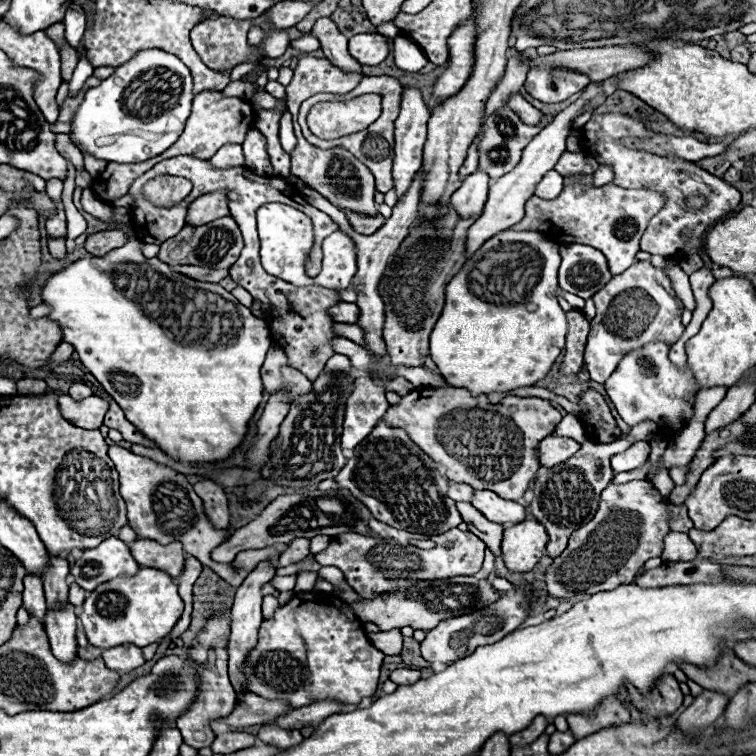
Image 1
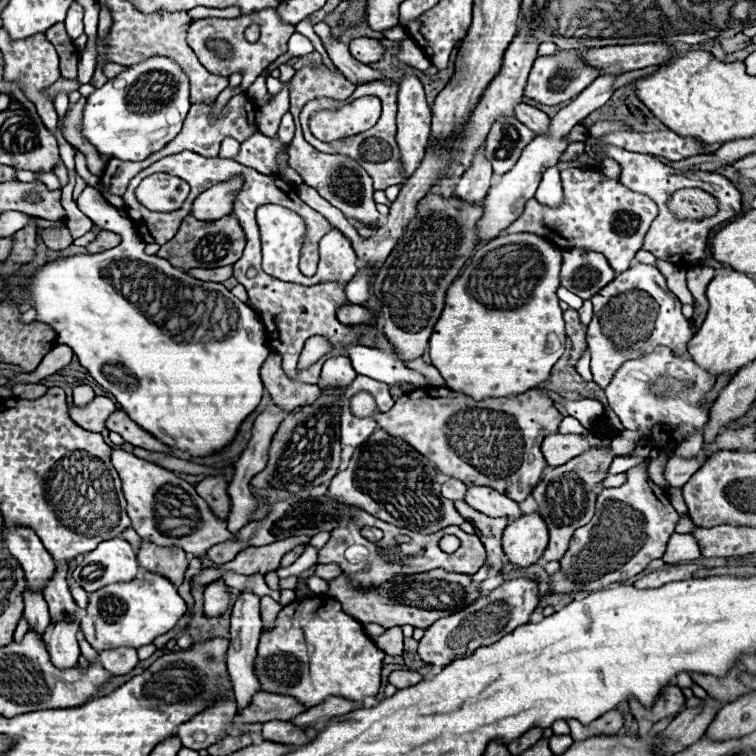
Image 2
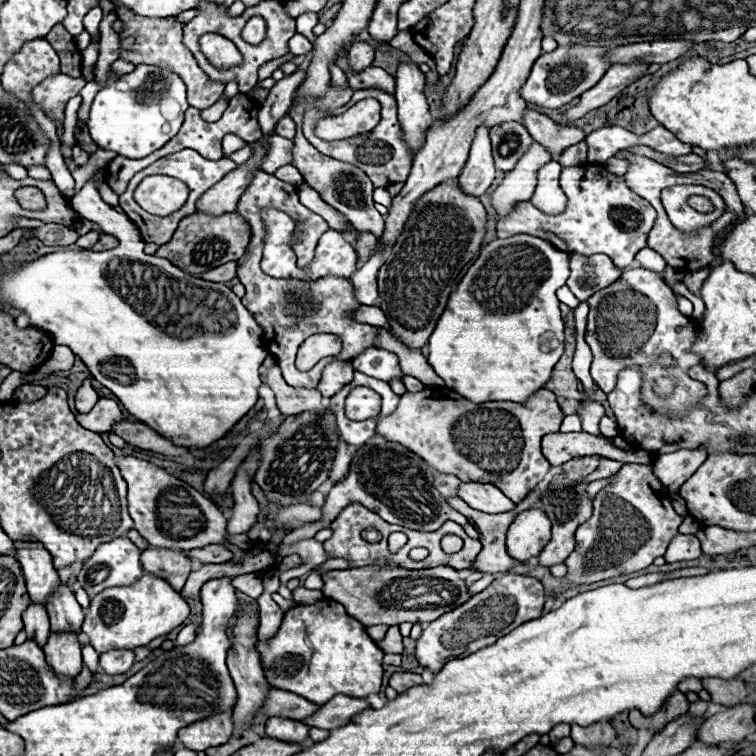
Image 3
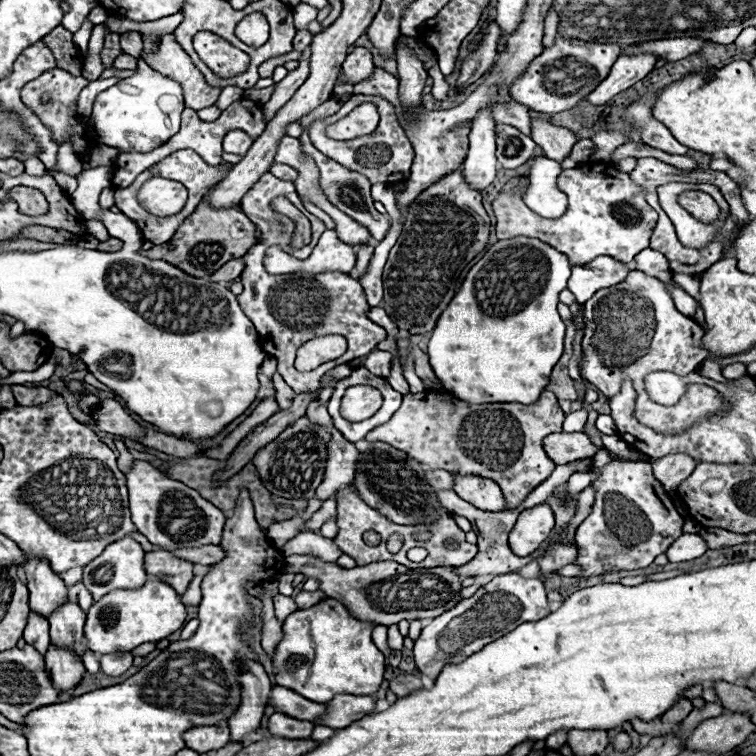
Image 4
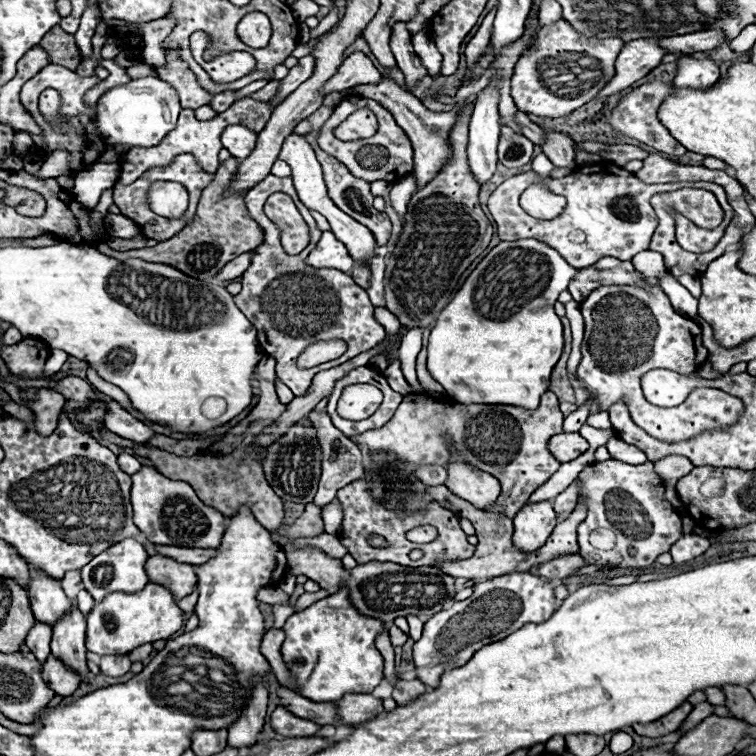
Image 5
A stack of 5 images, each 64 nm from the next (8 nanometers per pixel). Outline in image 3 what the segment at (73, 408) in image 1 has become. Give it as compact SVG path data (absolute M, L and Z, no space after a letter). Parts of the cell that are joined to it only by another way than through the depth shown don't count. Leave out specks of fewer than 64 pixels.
M98 398L96 406L88 414L76 414L76 420L92 432L110 432L112 424L116 424L122 418L122 410L118 404L110 398Z

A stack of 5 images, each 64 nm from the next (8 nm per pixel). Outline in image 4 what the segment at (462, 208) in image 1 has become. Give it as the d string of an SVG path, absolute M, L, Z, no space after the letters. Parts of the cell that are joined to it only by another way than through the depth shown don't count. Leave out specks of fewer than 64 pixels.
M484 108L478 112L470 130L470 150L462 164L462 174L474 190L484 190L494 182L496 176L496 122L490 116L490 110Z

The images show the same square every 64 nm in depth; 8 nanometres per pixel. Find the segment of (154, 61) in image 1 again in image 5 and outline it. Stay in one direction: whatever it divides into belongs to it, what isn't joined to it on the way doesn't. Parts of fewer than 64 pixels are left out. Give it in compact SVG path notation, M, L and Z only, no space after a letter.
M158 76L134 78L128 84L104 92L96 104L96 128L106 144L124 144L128 148L150 148L160 144L178 122L182 106L178 92Z

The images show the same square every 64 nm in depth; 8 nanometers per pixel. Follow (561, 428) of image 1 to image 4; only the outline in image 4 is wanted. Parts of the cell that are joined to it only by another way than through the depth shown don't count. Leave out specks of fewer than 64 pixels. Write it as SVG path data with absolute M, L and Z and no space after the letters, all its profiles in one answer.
M580 408L576 412L570 412L564 420L564 426L562 430L564 432L582 432L588 419L588 410L586 408Z

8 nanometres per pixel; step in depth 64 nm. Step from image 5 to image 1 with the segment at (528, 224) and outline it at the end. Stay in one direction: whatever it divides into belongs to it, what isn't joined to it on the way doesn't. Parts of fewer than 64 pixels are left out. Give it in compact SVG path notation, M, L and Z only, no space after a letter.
M578 176L572 178L572 186L564 188L562 194L554 200L540 200L538 196L532 196L526 202L526 216L522 222L514 224L512 230L538 230L548 234L548 238L554 236L554 242L564 244L564 234L570 236L570 242L574 244L588 244L600 250L610 266L612 276L618 276L628 268L636 252L640 250L638 242L644 234L644 228L648 226L648 220L664 206L664 196L654 190L630 190L630 188L616 188L614 184L606 184L600 188L588 188L592 176Z

